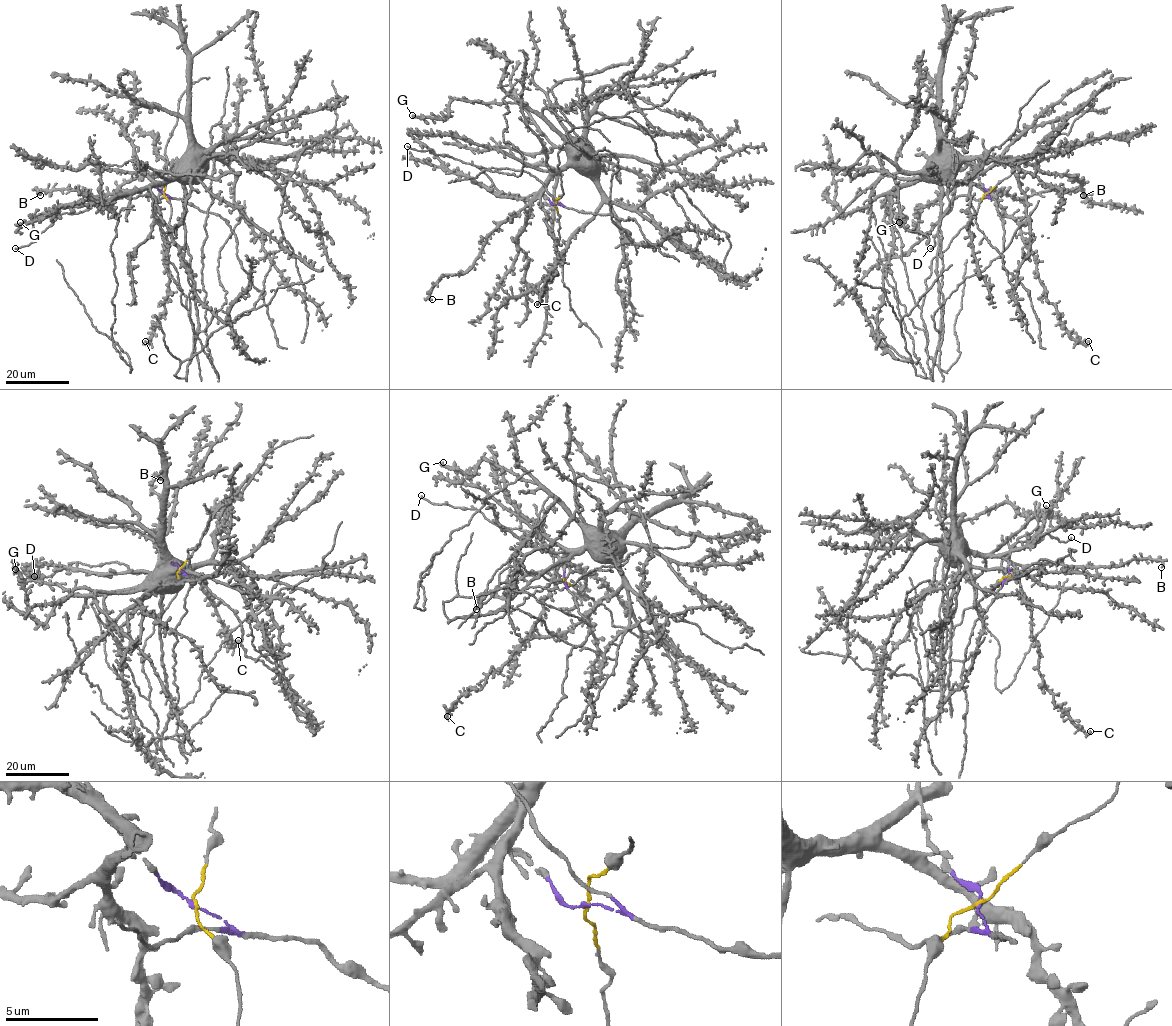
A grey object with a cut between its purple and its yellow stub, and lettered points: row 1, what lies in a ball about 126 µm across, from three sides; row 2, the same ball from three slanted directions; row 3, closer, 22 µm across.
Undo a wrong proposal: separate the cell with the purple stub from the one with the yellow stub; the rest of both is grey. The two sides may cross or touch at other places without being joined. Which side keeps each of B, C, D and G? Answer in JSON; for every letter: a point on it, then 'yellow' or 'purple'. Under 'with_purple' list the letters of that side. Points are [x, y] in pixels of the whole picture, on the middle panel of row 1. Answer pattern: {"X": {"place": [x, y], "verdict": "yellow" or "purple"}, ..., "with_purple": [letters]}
{"B": {"place": [432, 299], "verdict": "yellow"}, "C": {"place": [537, 304], "verdict": "yellow"}, "D": {"place": [407, 146], "verdict": "purple"}, "G": {"place": [412, 115], "verdict": "yellow"}, "with_purple": ["D"]}

